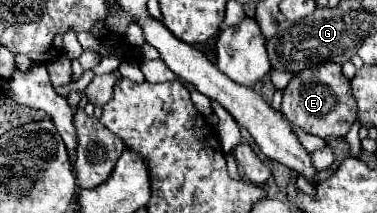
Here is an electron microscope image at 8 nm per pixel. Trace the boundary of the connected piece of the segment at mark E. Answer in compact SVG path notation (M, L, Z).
M323 63L319 65L319 77L315 69L303 69L295 73L291 83L285 87L281 113L287 117L291 125L297 125L305 133L329 139L329 137L345 137L357 119L357 105L351 95L351 85L345 79L341 65Z

